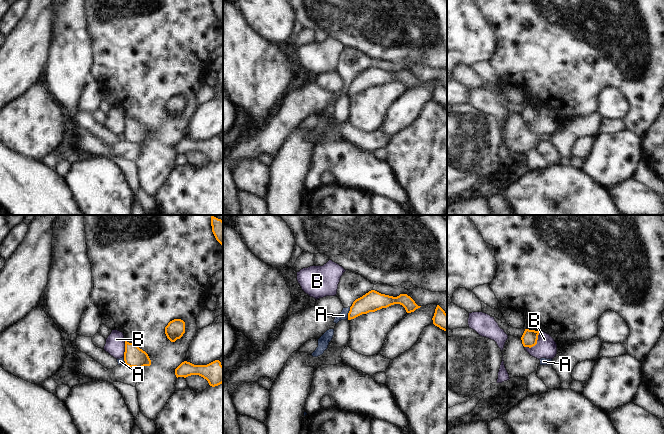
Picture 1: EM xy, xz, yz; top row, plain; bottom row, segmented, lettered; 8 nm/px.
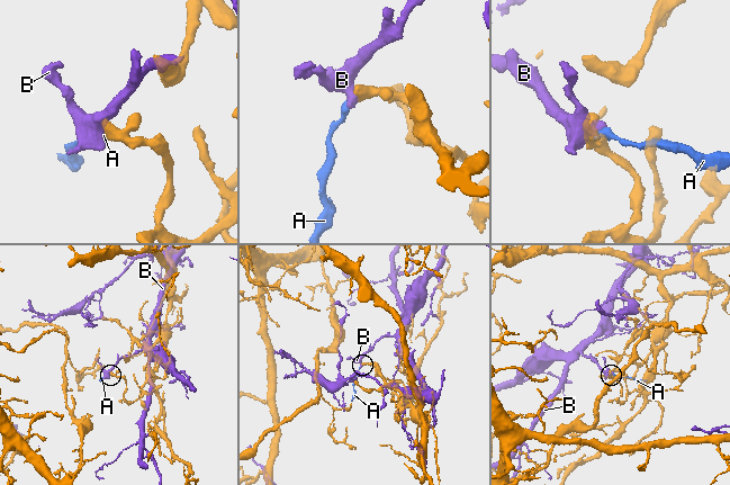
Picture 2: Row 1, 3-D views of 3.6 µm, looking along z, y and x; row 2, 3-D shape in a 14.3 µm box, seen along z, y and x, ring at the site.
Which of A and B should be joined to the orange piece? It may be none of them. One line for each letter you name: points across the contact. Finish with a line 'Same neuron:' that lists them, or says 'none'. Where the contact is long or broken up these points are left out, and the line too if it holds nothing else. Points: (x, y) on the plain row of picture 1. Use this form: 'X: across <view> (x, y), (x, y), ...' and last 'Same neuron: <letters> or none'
Same neuron: none

